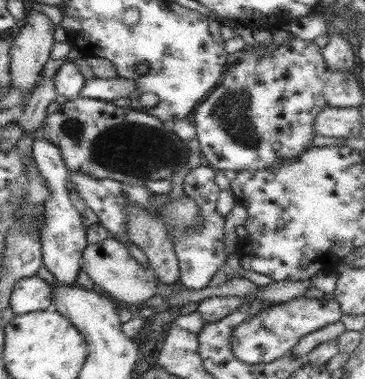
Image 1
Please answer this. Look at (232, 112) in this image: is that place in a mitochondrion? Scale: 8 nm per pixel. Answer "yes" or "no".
yes

